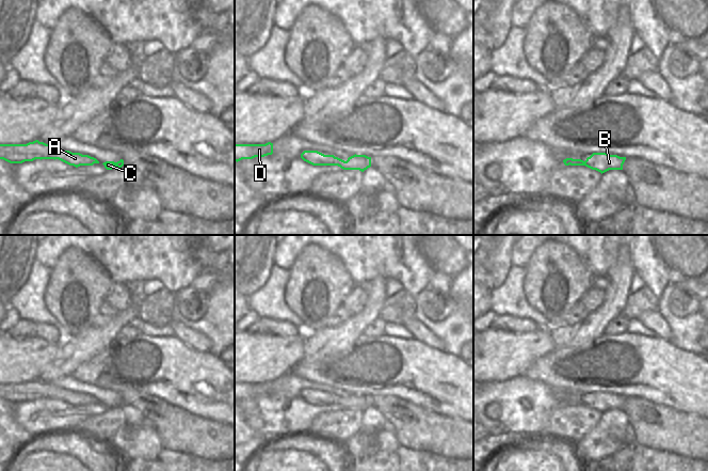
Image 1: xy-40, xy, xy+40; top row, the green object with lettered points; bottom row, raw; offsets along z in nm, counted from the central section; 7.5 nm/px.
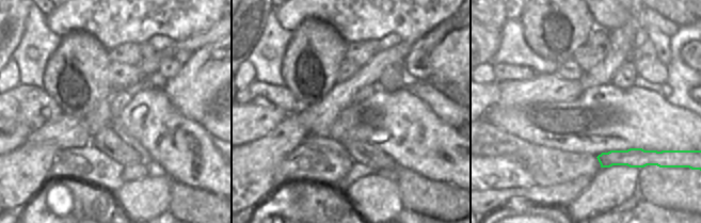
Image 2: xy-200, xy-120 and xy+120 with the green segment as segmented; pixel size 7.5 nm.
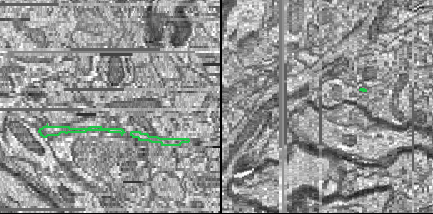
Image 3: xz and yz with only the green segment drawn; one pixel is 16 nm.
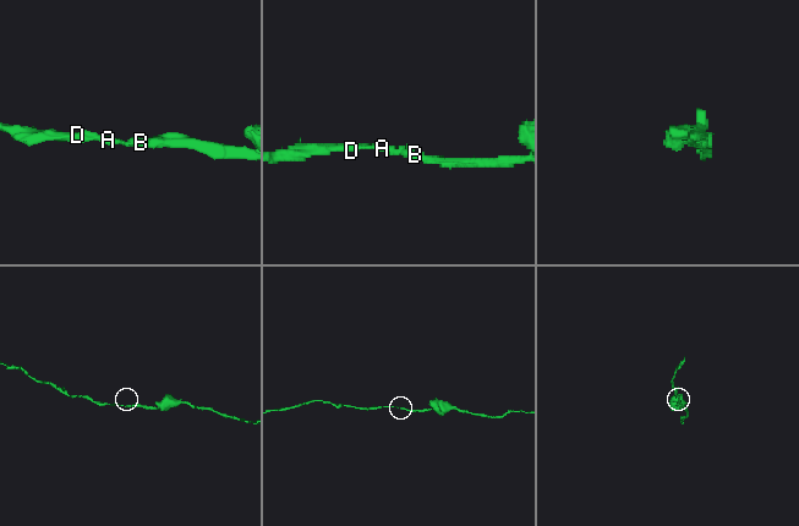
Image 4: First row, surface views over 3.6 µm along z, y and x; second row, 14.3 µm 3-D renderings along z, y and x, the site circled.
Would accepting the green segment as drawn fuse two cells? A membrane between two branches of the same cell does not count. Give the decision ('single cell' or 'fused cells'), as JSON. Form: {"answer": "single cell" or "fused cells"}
{"answer": "single cell"}

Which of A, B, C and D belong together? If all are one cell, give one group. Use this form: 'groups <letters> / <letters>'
groups A B C D

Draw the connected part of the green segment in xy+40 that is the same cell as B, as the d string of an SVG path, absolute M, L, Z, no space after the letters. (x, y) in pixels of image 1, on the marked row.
M593 153L585 161L581 159L566 158L563 162L565 166L585 166L602 174L609 170L623 170L625 160L626 157L620 157L617 155Z

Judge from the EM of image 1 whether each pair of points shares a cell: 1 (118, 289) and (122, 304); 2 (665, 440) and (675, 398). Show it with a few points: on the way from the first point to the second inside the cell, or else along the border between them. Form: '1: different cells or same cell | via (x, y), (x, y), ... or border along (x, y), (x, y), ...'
1: same cell | via (119, 293), (119, 301)
2: different cells | border along (649, 401), (677, 410), (693, 412), (696, 415)

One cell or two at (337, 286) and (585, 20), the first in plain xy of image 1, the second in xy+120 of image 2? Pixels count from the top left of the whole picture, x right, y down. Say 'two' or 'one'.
one

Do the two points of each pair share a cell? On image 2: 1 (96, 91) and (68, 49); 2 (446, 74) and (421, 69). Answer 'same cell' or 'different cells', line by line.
1: same cell
2: different cells

